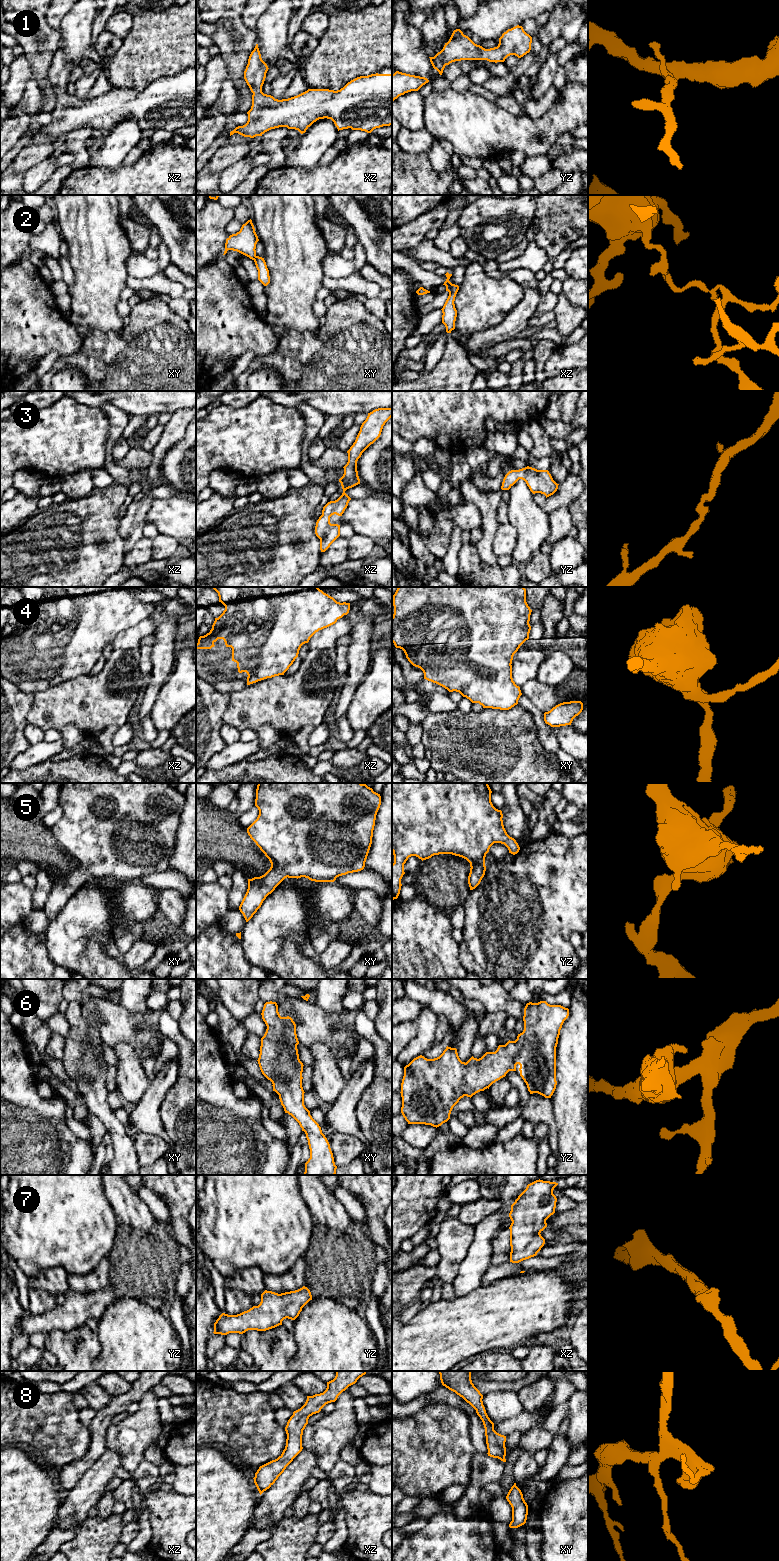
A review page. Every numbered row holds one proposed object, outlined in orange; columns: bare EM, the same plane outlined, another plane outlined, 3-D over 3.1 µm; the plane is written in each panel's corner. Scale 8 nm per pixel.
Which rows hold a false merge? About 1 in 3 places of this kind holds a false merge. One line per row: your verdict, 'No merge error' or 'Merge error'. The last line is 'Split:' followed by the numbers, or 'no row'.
1: No merge error
2: Merge error
3: No merge error
4: No merge error
5: No merge error
6: No merge error
7: No merge error
8: No merge error
Split: 2

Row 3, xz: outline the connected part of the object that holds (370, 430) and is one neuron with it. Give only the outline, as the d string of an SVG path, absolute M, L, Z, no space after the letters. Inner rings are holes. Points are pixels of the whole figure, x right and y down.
M378 408L368 413L366 420L360 427L355 442L347 451L348 462L343 467L343 476L339 479L343 493L337 500L330 501L323 507L322 515L316 522L315 534L320 539L321 552L325 552L340 536L340 525L331 524L330 517L334 514L342 516L351 500L345 491L360 484L357 471L358 459L380 437L383 426L391 417L392 408Z

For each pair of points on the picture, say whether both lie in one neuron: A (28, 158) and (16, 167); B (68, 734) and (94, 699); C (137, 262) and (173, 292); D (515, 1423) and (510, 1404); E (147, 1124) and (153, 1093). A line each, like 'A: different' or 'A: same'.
A: same
B: different
C: different
D: different
E: same

